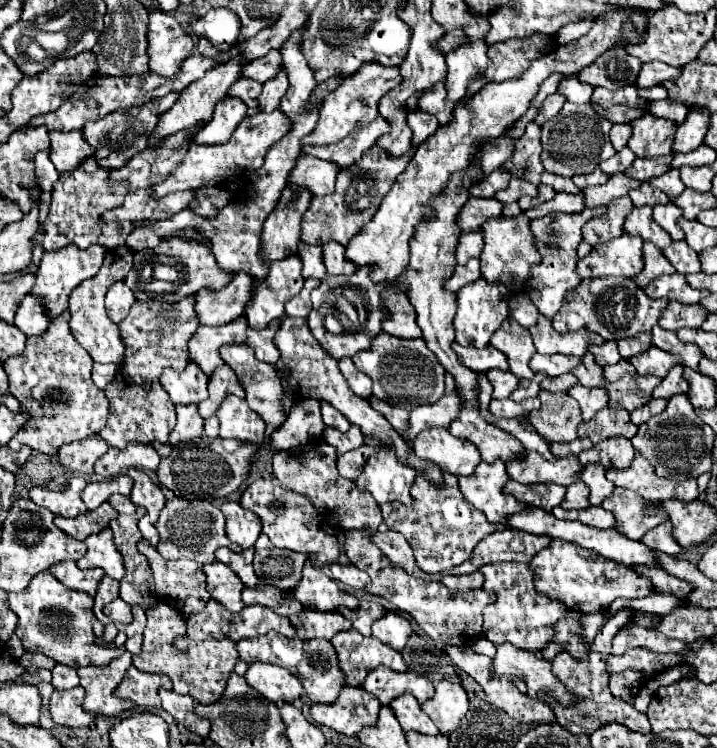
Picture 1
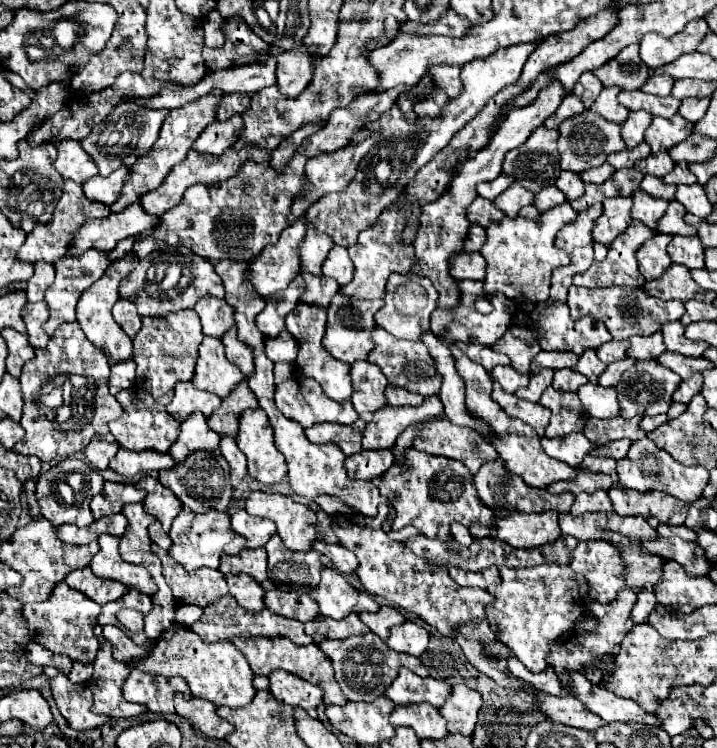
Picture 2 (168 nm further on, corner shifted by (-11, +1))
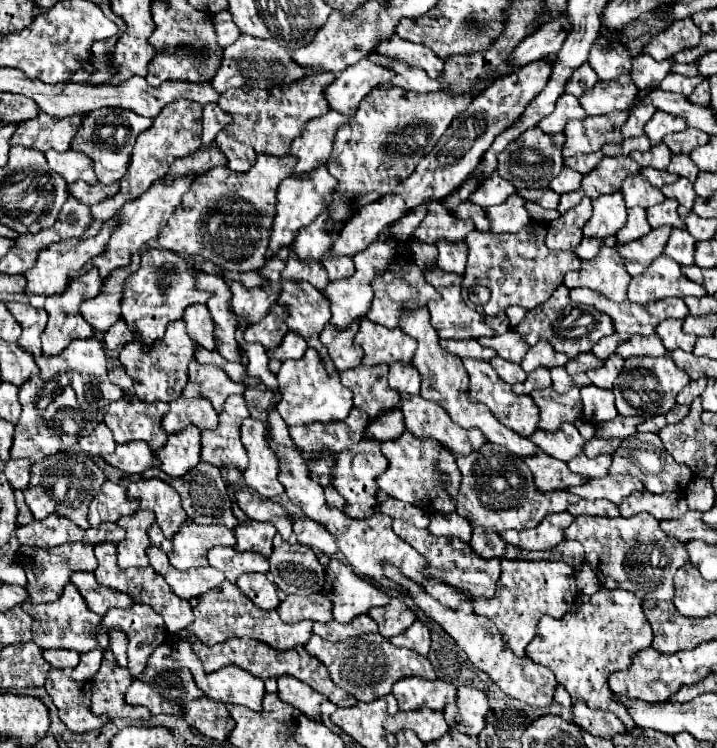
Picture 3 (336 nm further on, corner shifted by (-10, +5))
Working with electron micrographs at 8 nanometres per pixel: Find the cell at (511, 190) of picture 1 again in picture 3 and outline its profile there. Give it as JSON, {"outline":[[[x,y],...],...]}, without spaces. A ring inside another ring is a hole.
{"outline":[[[514,193],[510,201],[504,201],[502,205],[486,209],[486,219],[490,221],[492,233],[518,233],[522,227],[530,223],[530,215],[524,209],[524,199]]]}

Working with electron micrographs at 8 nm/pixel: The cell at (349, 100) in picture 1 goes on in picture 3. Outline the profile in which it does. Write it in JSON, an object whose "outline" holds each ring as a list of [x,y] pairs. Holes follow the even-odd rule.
{"outline":[[[326,113],[316,117],[314,121],[308,121],[306,127],[302,129],[300,137],[292,141],[290,155],[296,157],[296,167],[294,175],[296,177],[306,177],[310,171],[314,171],[320,165],[326,165],[330,151],[332,151],[332,141],[334,133],[340,125],[344,125],[348,119],[342,117],[340,113]]]}

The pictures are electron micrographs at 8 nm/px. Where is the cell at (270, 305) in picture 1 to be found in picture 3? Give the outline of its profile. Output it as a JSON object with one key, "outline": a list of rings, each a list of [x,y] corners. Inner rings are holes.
{"outline":[[[274,303],[270,313],[262,321],[258,321],[258,325],[250,325],[250,329],[244,331],[244,341],[260,343],[266,351],[278,347],[282,343],[284,335],[288,333],[284,319],[286,319],[286,309],[282,309],[282,305],[278,305],[278,303]]]}

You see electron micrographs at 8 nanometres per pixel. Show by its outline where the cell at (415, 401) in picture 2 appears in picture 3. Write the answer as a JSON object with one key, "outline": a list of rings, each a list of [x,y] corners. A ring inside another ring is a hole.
{"outline":[[[392,363],[390,365],[390,375],[388,375],[388,385],[396,389],[398,393],[410,393],[418,395],[420,389],[420,375],[418,369],[410,363]]]}

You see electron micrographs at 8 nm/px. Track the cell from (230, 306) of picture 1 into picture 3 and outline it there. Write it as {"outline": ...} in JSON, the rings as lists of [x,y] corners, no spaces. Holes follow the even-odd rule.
{"outline":[[[192,305],[184,311],[182,321],[186,323],[188,337],[202,345],[204,349],[216,349],[214,345],[214,321],[210,317],[210,311],[204,305]]]}

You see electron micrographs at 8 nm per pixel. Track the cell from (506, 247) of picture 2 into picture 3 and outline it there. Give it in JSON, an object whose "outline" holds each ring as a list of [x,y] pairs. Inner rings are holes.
{"outline":[[[530,223],[518,233],[478,233],[472,231],[464,239],[468,247],[468,263],[462,275],[462,287],[484,285],[492,291],[490,301],[484,305],[488,315],[498,315],[500,311],[518,305],[524,309],[536,309],[544,305],[556,287],[564,281],[568,271],[580,269],[580,259],[574,253],[550,251],[544,245],[544,235],[540,225]]]}

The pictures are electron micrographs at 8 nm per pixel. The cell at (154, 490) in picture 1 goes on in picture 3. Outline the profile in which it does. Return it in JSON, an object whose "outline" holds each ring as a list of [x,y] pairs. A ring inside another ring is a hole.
{"outline":[[[132,481],[127,488],[127,496],[129,499],[138,499],[140,509],[150,509],[156,513],[156,523],[160,525],[166,539],[172,539],[188,519],[178,493],[166,481]]]}

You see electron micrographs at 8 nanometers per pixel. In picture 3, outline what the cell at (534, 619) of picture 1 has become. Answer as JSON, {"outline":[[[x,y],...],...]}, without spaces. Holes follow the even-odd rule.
{"outline":[[[502,559],[502,575],[496,585],[496,595],[492,599],[478,597],[472,601],[478,615],[490,617],[500,629],[504,641],[518,655],[526,655],[526,645],[534,639],[538,621],[542,615],[562,619],[578,595],[574,583],[574,569],[564,561],[510,561]]]}

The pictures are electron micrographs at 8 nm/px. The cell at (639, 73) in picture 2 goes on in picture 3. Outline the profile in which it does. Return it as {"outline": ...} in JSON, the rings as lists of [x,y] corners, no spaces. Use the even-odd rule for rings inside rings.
{"outline":[[[596,37],[590,57],[590,67],[602,81],[610,81],[622,73],[630,73],[632,55],[626,51],[624,45],[610,41],[610,37]]]}

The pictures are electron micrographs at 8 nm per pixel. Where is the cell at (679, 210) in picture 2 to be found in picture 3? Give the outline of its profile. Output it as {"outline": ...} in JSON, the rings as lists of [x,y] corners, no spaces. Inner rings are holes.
{"outline":[[[664,199],[664,203],[660,205],[654,205],[654,207],[648,207],[646,209],[646,219],[650,223],[652,229],[656,227],[662,227],[662,225],[668,225],[668,227],[676,227],[676,229],[686,229],[684,221],[678,217],[678,203],[676,201],[670,201],[670,199]]]}

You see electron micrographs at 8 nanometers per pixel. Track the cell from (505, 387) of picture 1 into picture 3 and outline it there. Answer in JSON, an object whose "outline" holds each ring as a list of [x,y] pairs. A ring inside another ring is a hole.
{"outline":[[[494,357],[490,363],[494,365],[494,369],[498,371],[498,375],[500,375],[508,385],[526,381],[526,373],[520,369],[518,363],[510,363],[510,361],[502,359],[502,357]]]}

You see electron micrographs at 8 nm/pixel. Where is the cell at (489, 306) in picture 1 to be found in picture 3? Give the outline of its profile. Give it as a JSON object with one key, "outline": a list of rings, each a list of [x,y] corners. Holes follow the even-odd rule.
{"outline":[[[424,269],[426,281],[440,293],[438,301],[430,301],[428,309],[432,315],[432,325],[438,331],[438,337],[442,339],[478,339],[478,337],[494,337],[502,335],[510,329],[506,313],[498,313],[496,317],[488,317],[486,313],[478,313],[470,307],[466,307],[462,295],[460,295],[460,275],[446,273],[442,269]]]}

